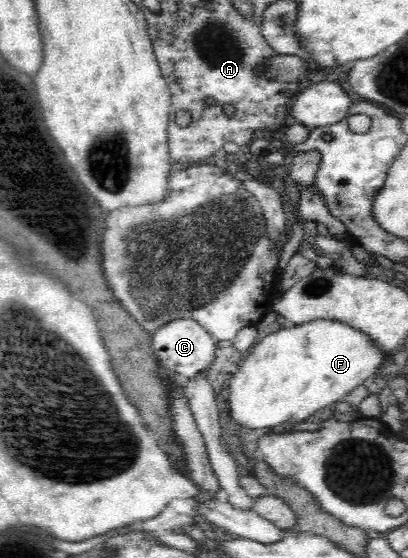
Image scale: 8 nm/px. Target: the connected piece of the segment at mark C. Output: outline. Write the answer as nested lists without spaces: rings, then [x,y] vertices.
[[[179,318],[162,325],[152,334],[152,354],[160,365],[169,368],[177,376],[185,376],[191,379],[201,372],[207,371],[216,359],[216,340],[207,329],[203,328],[193,318]]]

